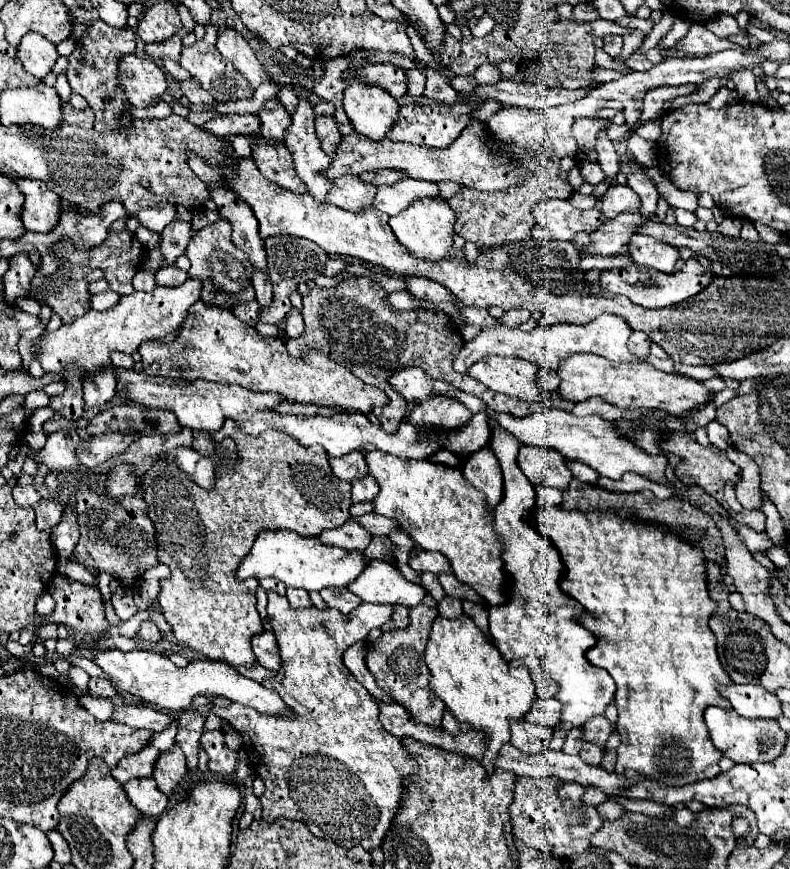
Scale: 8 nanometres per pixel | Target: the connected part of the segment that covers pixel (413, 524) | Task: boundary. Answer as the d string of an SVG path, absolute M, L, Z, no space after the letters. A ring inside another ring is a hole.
M363 451L361 455L367 461L369 475L375 477L379 483L379 493L373 497L373 511L385 517L393 517L399 521L401 529L413 537L417 545L421 545L425 551L441 553L449 559L455 577L463 583L475 589L489 605L501 605L505 601L503 597L503 561L501 561L501 543L499 537L493 531L493 517L485 509L485 497L481 491L477 491L469 481L465 481L463 473L455 467L447 467L443 463L431 463L427 459L401 459L391 453L383 451Z

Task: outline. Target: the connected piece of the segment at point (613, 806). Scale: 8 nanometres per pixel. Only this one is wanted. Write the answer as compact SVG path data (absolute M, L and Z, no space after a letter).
M611 799L607 803L603 803L603 805L599 805L597 809L599 809L601 817L619 817L623 813L623 809L615 801L611 801Z

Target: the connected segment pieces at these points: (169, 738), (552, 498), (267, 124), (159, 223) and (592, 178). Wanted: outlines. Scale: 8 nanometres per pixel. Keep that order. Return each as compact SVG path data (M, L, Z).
M174 716L177 721L173 721L165 731L155 733L151 739L151 744L157 746L160 751L169 751L175 742L175 736L179 726L179 716Z
M537 487L537 507L549 507L549 505L559 505L561 503L561 491L553 487Z
M279 99L267 101L267 105L263 105L263 109L259 111L259 119L261 119L261 135L269 145L285 143L285 133L287 127L291 125L291 117L279 103Z
M163 205L163 207L149 207L141 213L137 213L137 219L143 227L151 227L151 229L163 229L169 225L169 221L177 217L175 213L175 205Z
M583 161L583 163L579 163L579 171L581 171L581 177L587 181L587 183L593 183L593 185L597 185L597 183L601 183L603 181L603 173L601 173L601 167L597 165L597 163L593 163L593 161Z

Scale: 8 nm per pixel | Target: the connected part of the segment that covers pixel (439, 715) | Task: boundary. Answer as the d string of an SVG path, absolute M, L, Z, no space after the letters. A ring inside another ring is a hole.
M421 603L417 607L411 607L409 617L411 617L411 625L407 629L395 629L395 631L383 633L377 641L367 645L365 663L369 671L373 673L377 685L401 707L405 707L415 723L441 729L445 705L429 687L429 669L425 665L425 645L429 641L433 619L437 617L437 609L429 609L425 603Z

